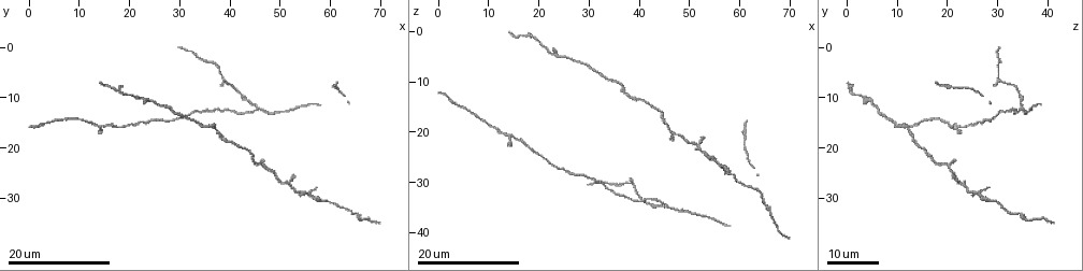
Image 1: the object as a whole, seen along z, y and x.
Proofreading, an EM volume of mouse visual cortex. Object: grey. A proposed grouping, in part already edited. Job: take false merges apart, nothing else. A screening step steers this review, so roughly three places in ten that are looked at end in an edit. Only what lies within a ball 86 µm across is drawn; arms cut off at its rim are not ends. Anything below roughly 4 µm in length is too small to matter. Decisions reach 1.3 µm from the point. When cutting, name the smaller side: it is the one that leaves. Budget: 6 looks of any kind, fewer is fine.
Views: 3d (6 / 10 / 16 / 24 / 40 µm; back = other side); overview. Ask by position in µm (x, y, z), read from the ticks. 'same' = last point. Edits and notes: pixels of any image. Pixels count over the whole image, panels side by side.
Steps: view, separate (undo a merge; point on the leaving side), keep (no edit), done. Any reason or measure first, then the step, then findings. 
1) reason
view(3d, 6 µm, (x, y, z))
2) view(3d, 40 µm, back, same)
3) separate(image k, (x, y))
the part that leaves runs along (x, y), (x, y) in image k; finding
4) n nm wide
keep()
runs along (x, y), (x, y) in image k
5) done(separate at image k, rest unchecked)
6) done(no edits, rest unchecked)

three arms meet
view(3d, 16 µm, (46.5, 23.5, 20.0))

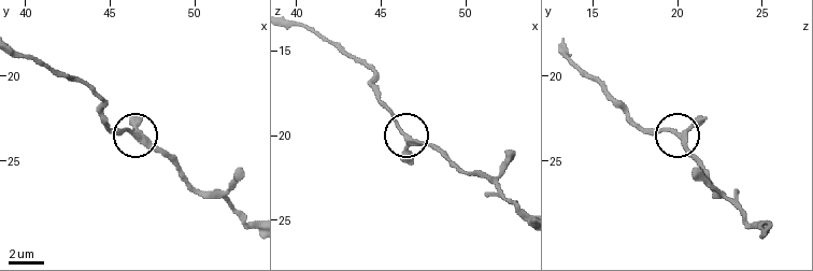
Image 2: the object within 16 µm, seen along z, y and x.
closer look
view(3d, 10 µm, (46.6, 23.6, 20.1))

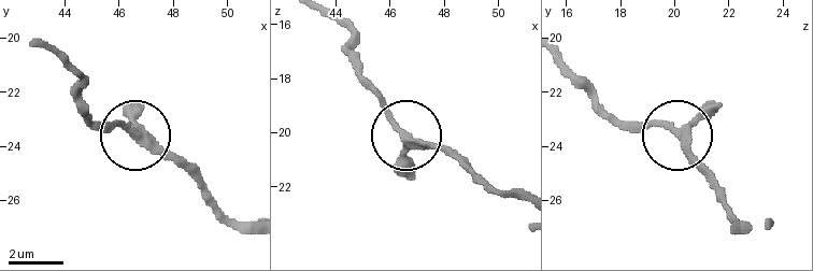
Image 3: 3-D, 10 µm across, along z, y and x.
view(3d, 10 µm, back, (46.6, 23.5, 20.1))

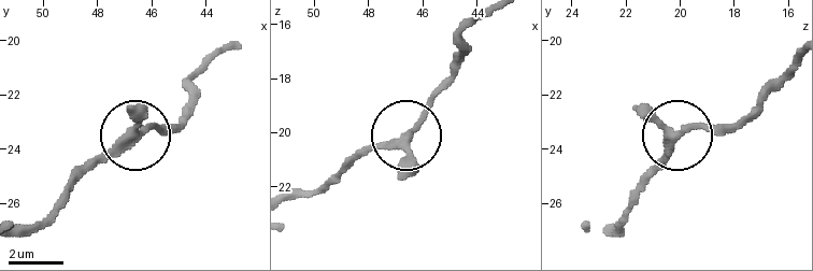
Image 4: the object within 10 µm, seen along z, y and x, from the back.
3 arms
keep()
one neuron here

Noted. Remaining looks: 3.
side arm on a straight run
view(3d, 16 µm, (45.5, 12.0, 35.0))

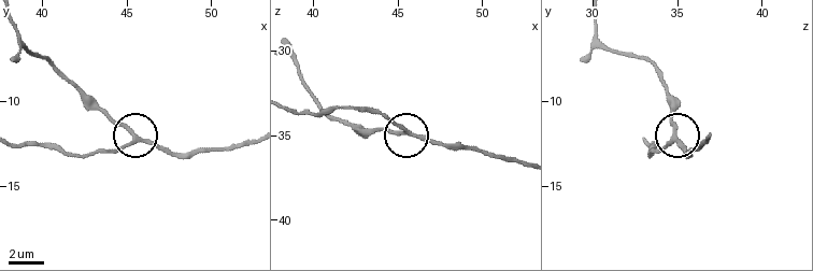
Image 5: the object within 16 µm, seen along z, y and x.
view(3d, 6 µm, (45.6, 12.0, 35.0))

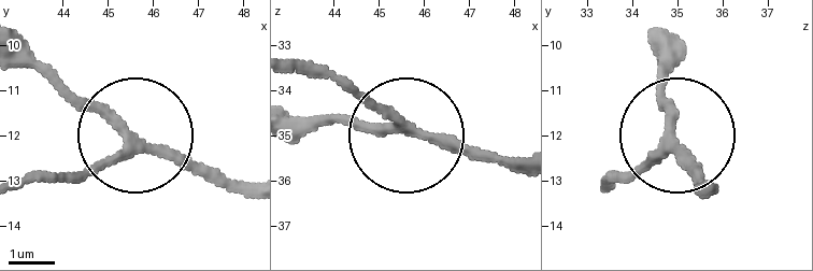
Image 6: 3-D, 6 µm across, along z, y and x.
view(3d, 6 µm, back, (45.50, 12.10, 34.85))

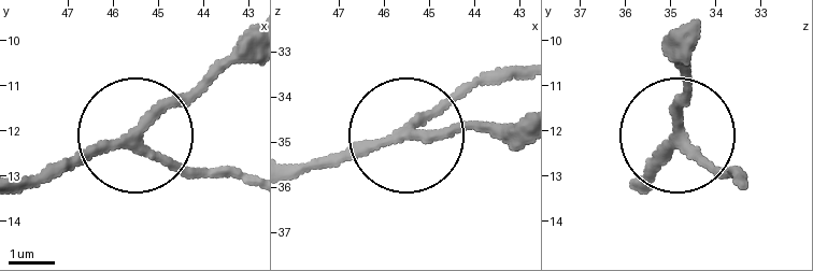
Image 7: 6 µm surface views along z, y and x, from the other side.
side arm 15 µm
keep()
one neuron here

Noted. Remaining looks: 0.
done(no edits, rest unchecked)

